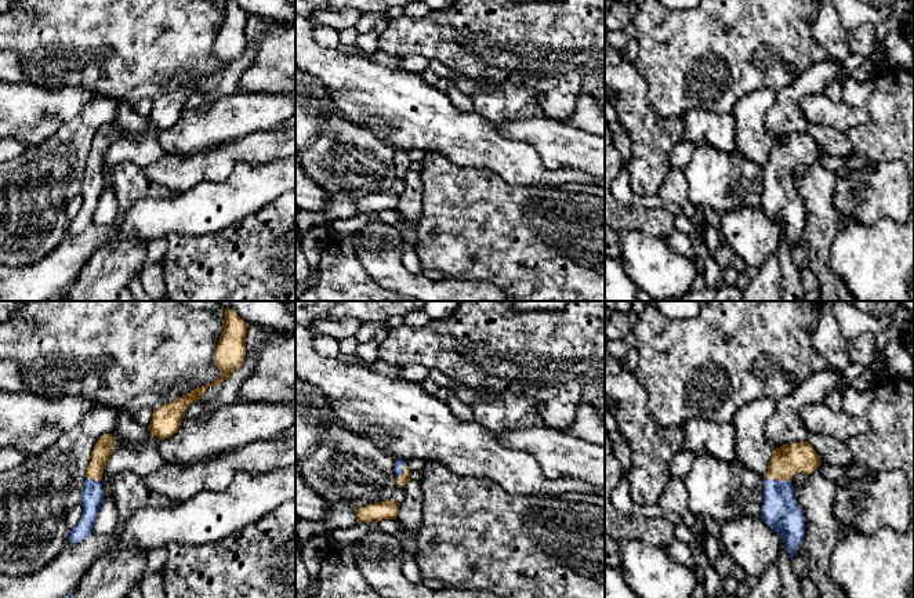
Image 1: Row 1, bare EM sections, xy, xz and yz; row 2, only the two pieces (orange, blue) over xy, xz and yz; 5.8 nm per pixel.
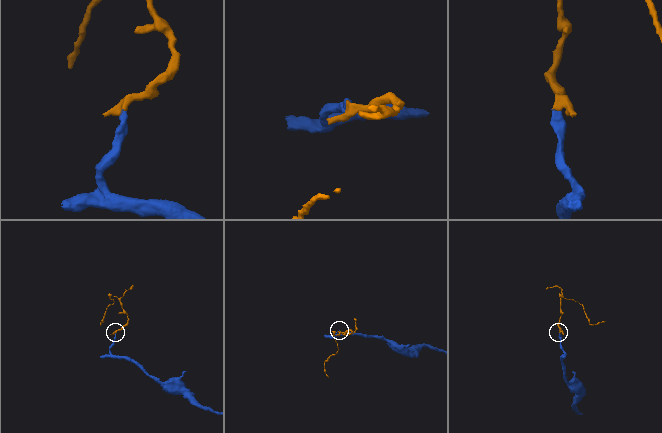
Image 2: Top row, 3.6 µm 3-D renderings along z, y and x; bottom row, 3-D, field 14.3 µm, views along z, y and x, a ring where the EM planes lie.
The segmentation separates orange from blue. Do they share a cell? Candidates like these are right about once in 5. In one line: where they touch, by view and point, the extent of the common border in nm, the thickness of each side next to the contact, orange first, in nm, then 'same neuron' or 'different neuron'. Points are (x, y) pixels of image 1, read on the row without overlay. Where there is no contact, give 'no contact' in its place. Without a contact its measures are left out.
yz (778, 170) | 160 nm | 190/220 nm | same neuron

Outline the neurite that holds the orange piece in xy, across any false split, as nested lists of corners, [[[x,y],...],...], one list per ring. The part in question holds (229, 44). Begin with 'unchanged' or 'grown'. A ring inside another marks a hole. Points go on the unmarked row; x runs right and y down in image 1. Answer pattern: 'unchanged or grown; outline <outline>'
unchanged; outline [[[225,0],[224,10],[224,21],[214,43],[214,54],[221,64],[220,69],[153,101],[152,112],[148,116],[153,127],[159,130],[173,127],[178,122],[188,97],[199,93],[210,77],[217,77],[242,57],[247,43],[246,23],[250,17],[232,0]]]

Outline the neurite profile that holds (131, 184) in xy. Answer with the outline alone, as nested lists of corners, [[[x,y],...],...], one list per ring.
[[[121,162],[113,167],[113,186],[119,203],[119,213],[113,224],[115,226],[119,226],[121,215],[138,200],[178,195],[167,186],[152,181],[145,174],[144,167],[131,162]]]

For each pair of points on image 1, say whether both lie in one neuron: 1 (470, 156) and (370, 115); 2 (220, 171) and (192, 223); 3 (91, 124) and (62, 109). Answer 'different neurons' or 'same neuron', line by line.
1: same neuron
2: different neurons
3: different neurons

